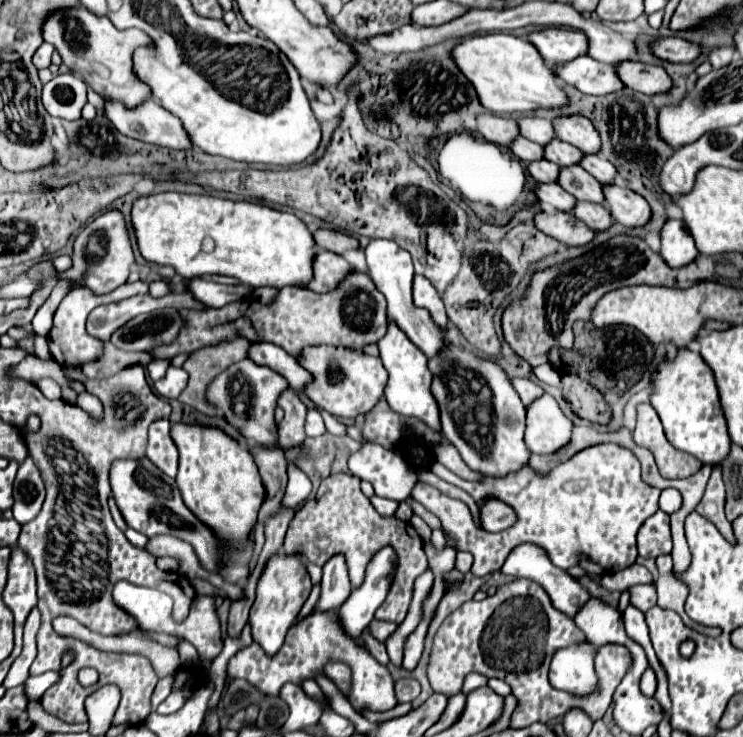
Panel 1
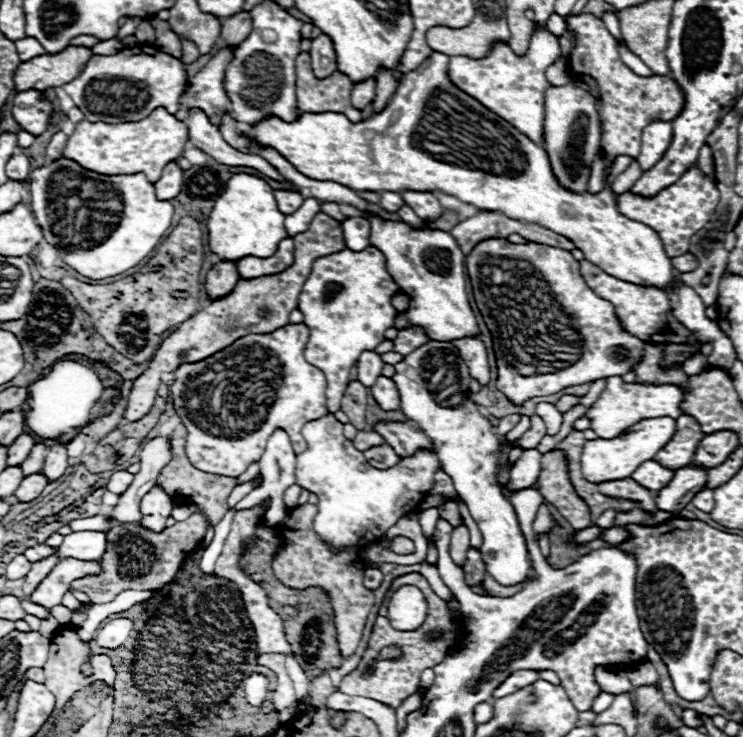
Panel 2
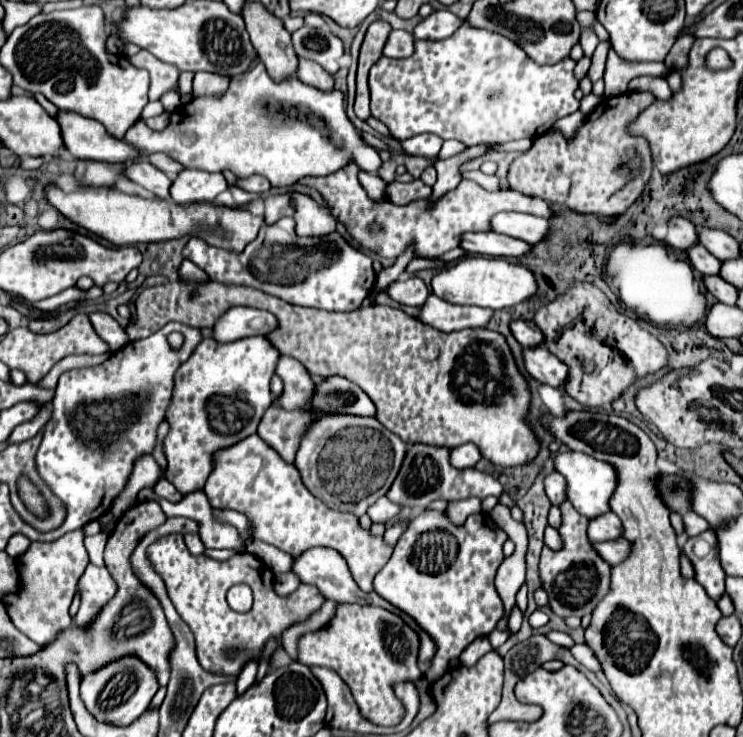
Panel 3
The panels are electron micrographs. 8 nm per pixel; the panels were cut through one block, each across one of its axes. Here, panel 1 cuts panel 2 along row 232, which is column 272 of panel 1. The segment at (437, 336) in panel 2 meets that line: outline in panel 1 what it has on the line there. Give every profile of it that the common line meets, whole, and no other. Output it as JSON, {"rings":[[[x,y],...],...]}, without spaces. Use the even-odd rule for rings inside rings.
{"rings":[[[240,360],[236,364],[230,364],[224,372],[220,372],[206,392],[206,400],[210,406],[222,410],[224,418],[246,438],[252,440],[264,448],[276,448],[278,442],[278,430],[274,420],[274,408],[278,406],[280,394],[288,388],[288,382],[278,372],[258,366],[252,360]]]}

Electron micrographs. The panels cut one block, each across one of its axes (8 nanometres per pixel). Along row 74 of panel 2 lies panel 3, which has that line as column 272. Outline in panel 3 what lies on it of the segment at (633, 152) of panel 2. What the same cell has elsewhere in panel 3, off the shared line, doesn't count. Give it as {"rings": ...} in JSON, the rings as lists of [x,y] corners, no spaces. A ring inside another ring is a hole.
{"rings":[[[164,536],[148,548],[146,556],[166,582],[168,596],[178,614],[196,636],[196,656],[200,666],[212,674],[238,676],[246,662],[262,658],[264,646],[270,638],[276,638],[278,644],[282,644],[282,632],[286,628],[306,622],[308,616],[318,612],[326,602],[322,592],[310,584],[300,584],[296,592],[280,598],[272,590],[270,568],[248,552],[237,552],[226,562],[218,562],[204,554],[190,554],[182,536]],[[236,584],[248,584],[254,592],[254,604],[244,614],[234,612],[226,602],[226,592]]]}

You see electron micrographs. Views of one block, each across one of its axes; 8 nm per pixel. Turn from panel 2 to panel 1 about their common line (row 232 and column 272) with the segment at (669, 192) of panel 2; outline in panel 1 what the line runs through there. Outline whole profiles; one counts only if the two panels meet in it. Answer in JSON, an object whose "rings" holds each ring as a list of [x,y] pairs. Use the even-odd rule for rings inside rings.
{"rings":[[[314,610],[312,616],[308,616],[300,624],[292,626],[290,632],[286,634],[284,646],[280,648],[280,652],[274,658],[262,654],[258,644],[252,644],[252,646],[240,650],[228,662],[228,676],[246,678],[260,692],[278,696],[280,688],[286,682],[302,684],[306,678],[314,678],[316,672],[322,672],[324,664],[334,662],[334,660],[346,662],[352,668],[352,694],[348,696],[348,700],[352,702],[354,708],[358,708],[358,710],[370,708],[374,712],[386,712],[398,704],[396,694],[394,694],[394,680],[392,680],[388,668],[378,664],[370,656],[368,650],[364,650],[356,644],[356,640],[350,640],[348,636],[342,636],[342,632],[338,632],[338,624],[334,626],[334,612],[326,614],[326,612]]]}

